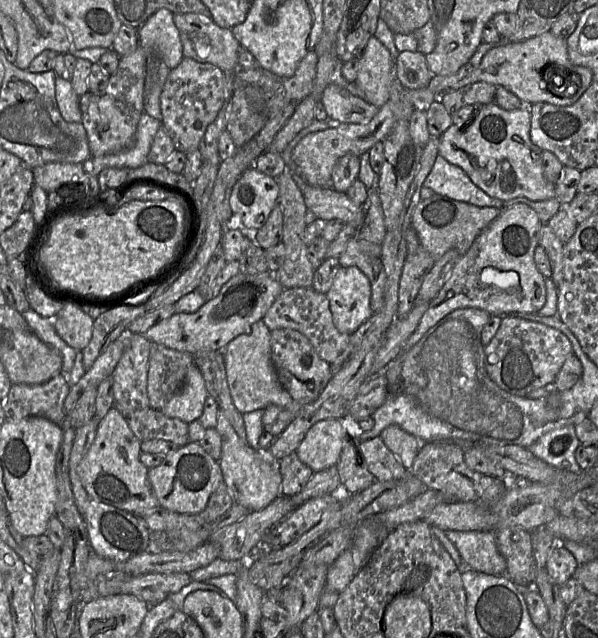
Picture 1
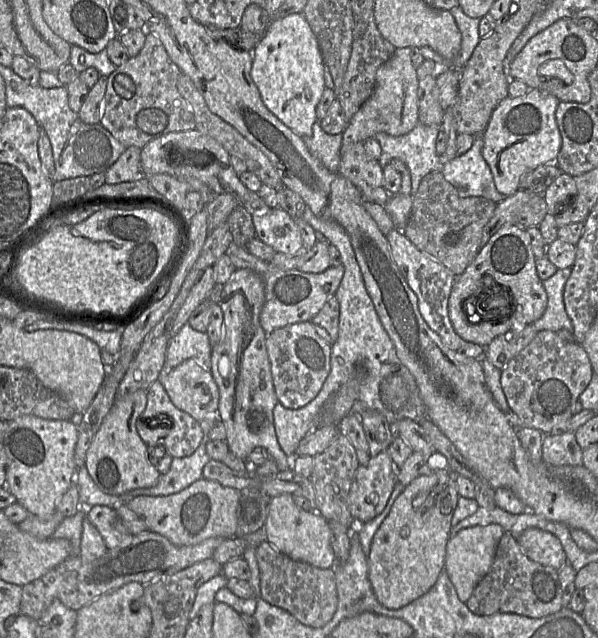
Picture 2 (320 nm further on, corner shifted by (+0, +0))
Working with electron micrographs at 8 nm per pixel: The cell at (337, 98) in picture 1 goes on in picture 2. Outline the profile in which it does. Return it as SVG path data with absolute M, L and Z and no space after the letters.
M530 89L525 96L505 98L495 108L482 133L482 155L499 193L506 197L514 195L529 172L541 165L555 163L562 144L555 118L559 103L560 100L550 93Z

